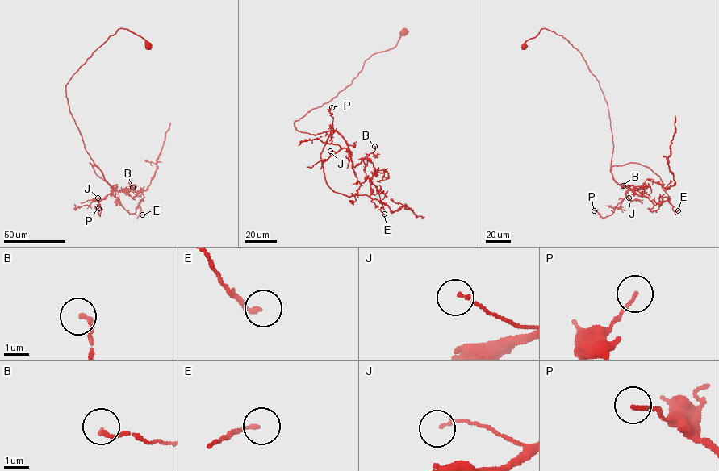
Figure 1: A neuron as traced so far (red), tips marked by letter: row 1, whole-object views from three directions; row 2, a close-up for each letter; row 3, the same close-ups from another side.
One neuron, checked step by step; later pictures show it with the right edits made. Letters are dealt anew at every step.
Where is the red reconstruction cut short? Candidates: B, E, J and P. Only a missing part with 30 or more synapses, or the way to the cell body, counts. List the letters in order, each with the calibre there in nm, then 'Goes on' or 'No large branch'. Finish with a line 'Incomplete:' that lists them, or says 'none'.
B: Thickness 160 nm. No large branch
E: Thickness 140 nm. No large branch
J: Thickness 130 nm. No large branch
P: Thickness 120 nm. No large branch
Incomplete: none

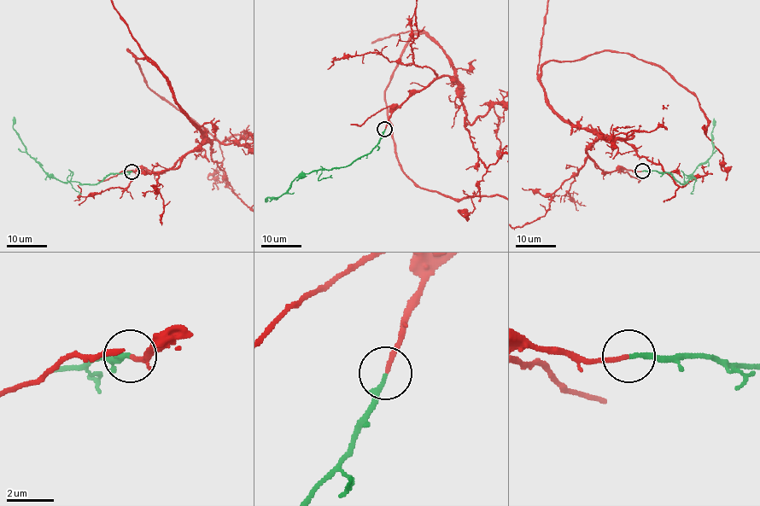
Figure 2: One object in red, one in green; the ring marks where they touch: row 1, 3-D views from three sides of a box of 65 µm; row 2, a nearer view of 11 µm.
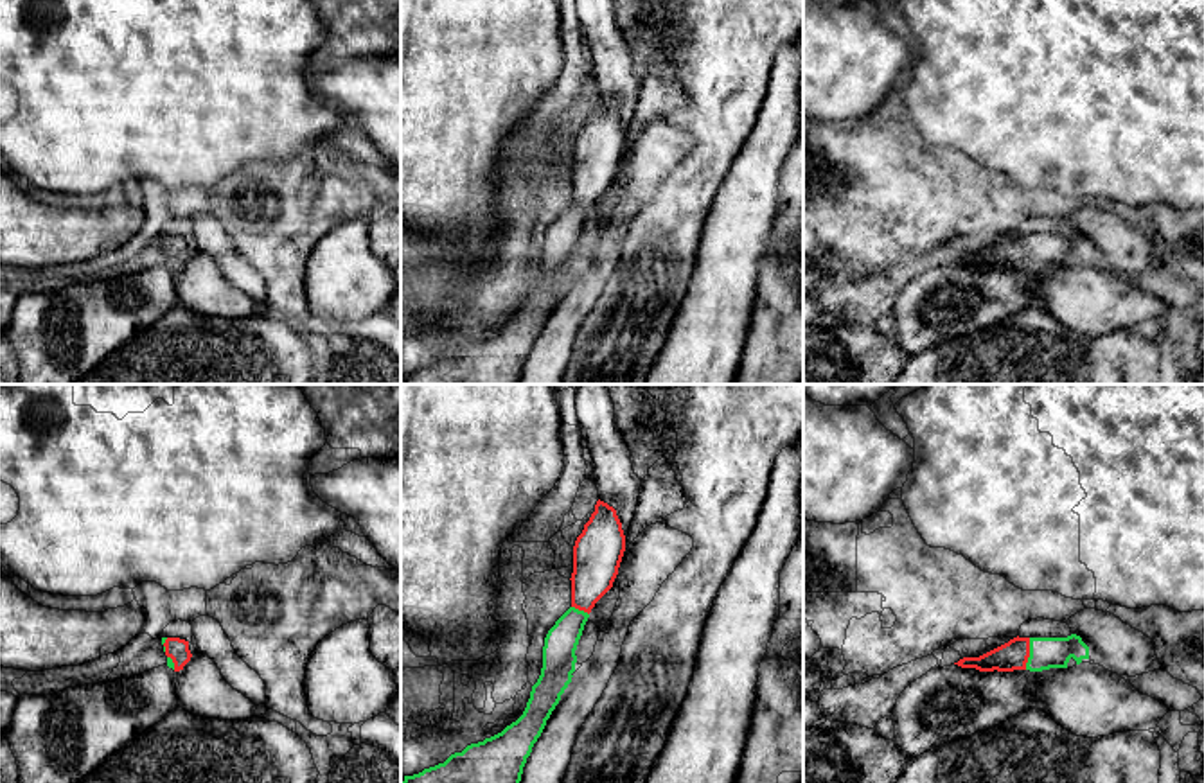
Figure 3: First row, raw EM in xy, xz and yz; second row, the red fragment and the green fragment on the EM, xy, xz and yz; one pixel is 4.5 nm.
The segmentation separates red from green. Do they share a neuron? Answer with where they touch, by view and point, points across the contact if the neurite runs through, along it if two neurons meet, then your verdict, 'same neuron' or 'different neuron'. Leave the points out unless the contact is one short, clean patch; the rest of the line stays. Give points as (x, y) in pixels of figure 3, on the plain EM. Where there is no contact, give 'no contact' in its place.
meets red in yz at (1028, 252); same neuron

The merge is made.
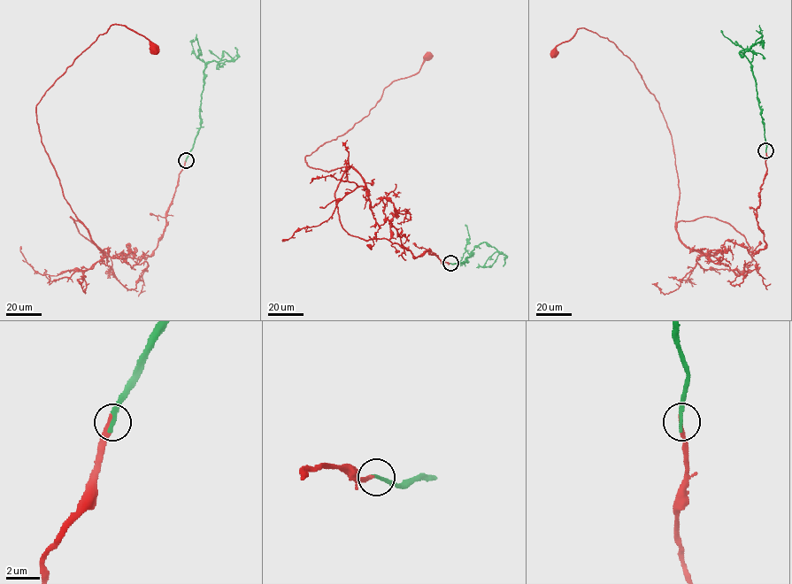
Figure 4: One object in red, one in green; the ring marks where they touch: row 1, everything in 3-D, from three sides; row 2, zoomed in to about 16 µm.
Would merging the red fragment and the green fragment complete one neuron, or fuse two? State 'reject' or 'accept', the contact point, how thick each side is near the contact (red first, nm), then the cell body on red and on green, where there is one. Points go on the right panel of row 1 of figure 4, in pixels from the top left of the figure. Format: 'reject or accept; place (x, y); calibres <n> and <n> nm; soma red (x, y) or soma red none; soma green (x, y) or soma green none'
accept; place (765, 150); calibres 260 and 280 nm; soma red (554, 53); soma green none

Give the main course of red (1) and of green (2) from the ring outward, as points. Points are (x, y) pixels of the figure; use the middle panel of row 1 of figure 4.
1: (450, 263), (350, 235), (334, 196), (348, 167), (305, 162), (428, 56)
2: (450, 263), (466, 261), (474, 248), (486, 242), (500, 252), (490, 266), (476, 267)

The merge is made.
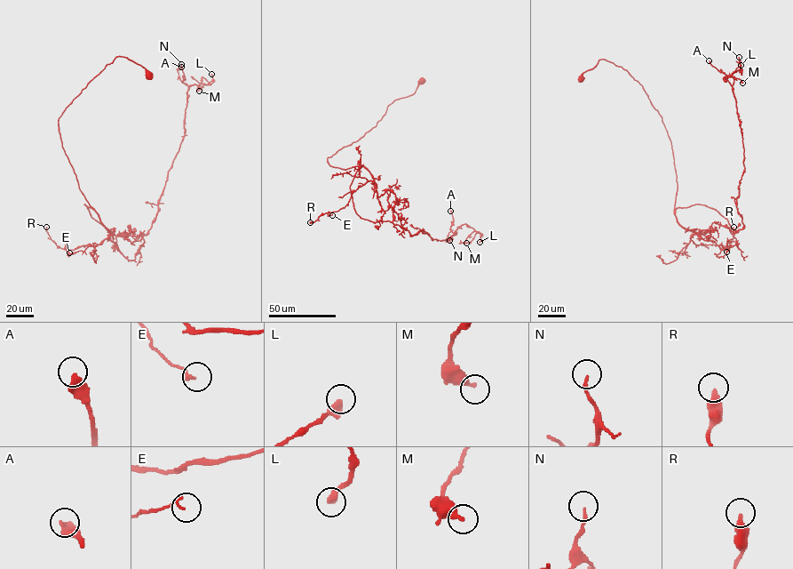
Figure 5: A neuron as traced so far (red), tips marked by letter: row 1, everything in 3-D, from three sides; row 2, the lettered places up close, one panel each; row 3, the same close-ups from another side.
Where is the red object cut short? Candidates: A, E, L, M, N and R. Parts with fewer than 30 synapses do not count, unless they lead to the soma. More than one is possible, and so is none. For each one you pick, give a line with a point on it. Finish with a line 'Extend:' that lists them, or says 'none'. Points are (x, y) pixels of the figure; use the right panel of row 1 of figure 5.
Extend: none

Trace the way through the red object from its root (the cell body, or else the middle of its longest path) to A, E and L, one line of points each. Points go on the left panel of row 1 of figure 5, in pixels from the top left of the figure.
A: (149, 76), (116, 56), (59, 118), (84, 204), (115, 236), (143, 236), (155, 217), (184, 135), (181, 67)
E: (149, 76), (116, 56), (59, 118), (79, 189), (111, 235), (97, 245), (65, 246), (69, 252)
L: (149, 76), (116, 56), (59, 118), (84, 204), (115, 236), (150, 228), (187, 92), (211, 74)

